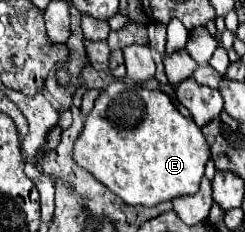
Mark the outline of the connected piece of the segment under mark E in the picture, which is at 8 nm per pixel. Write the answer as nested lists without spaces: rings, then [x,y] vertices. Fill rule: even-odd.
[[[112,82],[96,100],[86,118],[84,130],[74,144],[74,160],[100,180],[108,190],[132,206],[156,206],[178,196],[196,194],[204,176],[204,166],[210,158],[210,146],[200,128],[180,114],[170,96],[162,90],[148,90],[142,86],[128,86]]]

